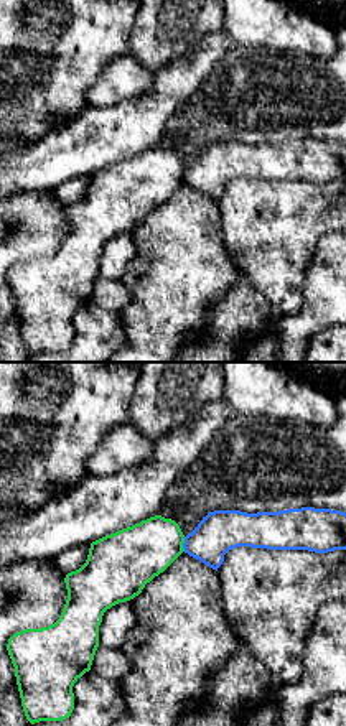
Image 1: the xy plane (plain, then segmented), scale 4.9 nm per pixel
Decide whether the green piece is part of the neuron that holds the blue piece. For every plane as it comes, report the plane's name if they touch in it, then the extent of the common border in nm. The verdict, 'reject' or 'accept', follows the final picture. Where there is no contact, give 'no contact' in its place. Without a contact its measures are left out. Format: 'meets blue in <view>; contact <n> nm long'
meets blue in xy; contact 70 nm long

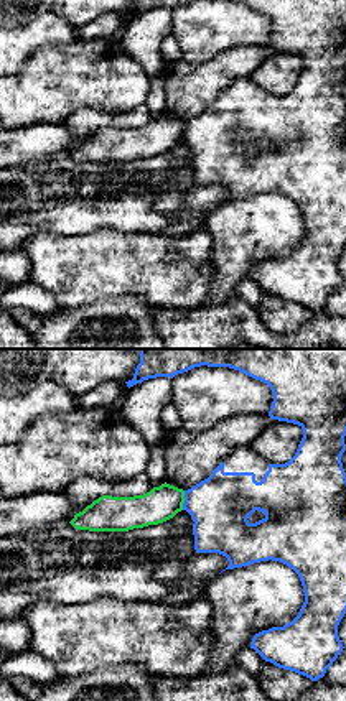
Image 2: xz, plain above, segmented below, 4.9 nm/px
meets blue in xz; contact 100 nm long

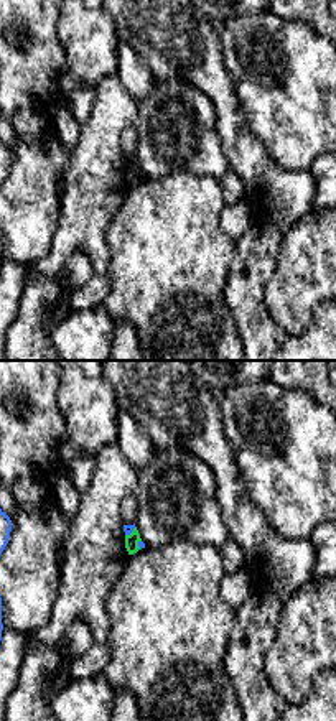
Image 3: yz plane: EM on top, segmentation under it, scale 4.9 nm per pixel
meets blue in yz; contact 70 nm long

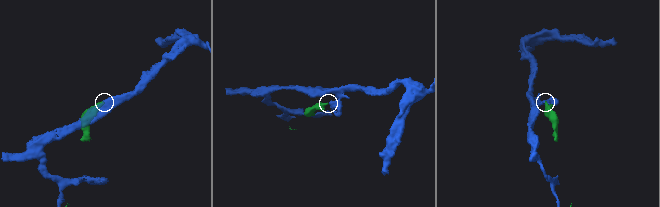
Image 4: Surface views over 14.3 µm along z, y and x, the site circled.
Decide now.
reject

